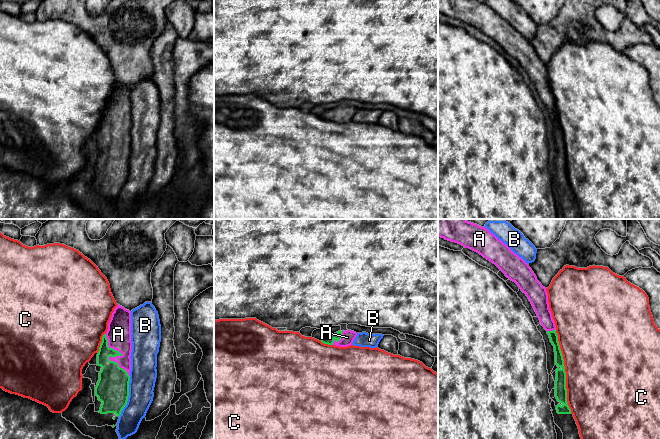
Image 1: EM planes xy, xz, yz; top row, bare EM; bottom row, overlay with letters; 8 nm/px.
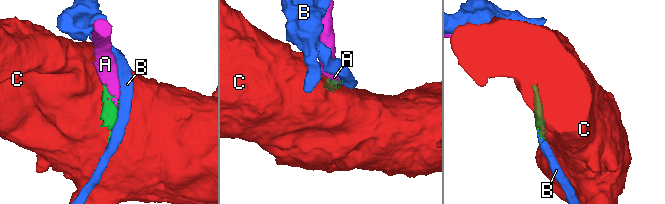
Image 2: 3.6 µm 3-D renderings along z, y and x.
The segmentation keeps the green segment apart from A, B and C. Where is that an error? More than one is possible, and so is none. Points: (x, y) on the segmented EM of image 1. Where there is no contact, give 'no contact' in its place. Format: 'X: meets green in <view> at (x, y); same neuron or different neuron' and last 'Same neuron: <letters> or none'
A: meets green in xy at (114, 356); same neuron
B: meets green in xy at (128, 396); different neuron
C: meets green in yz at (564, 366); different neuron
Same neuron: A

